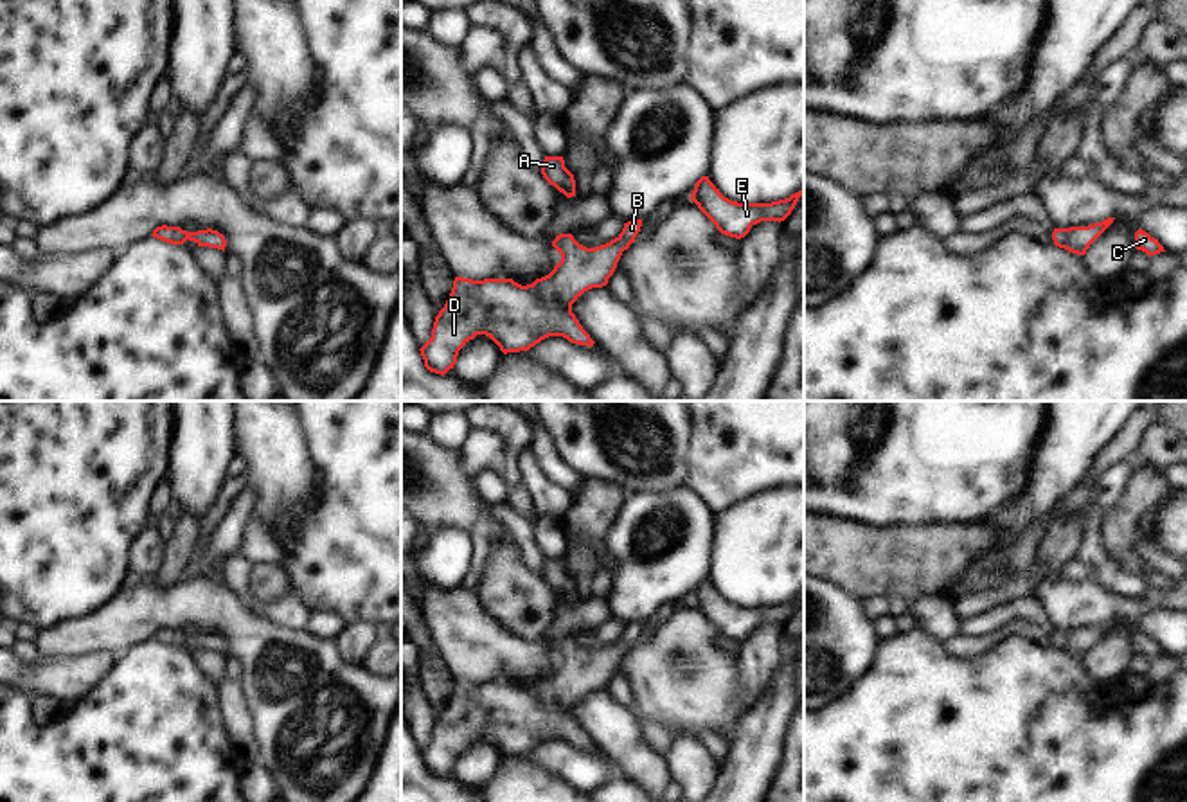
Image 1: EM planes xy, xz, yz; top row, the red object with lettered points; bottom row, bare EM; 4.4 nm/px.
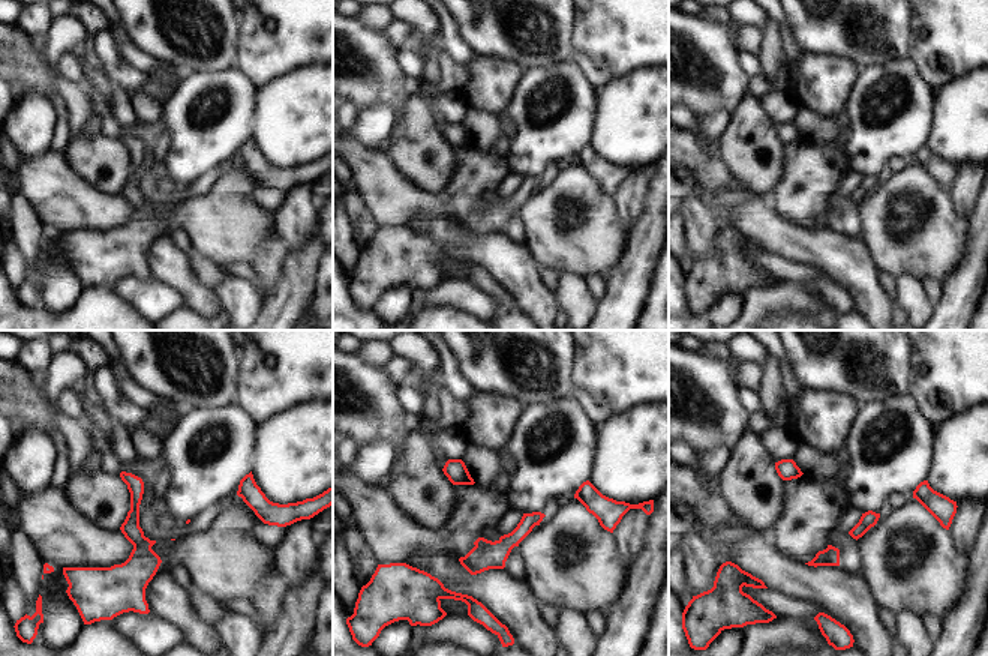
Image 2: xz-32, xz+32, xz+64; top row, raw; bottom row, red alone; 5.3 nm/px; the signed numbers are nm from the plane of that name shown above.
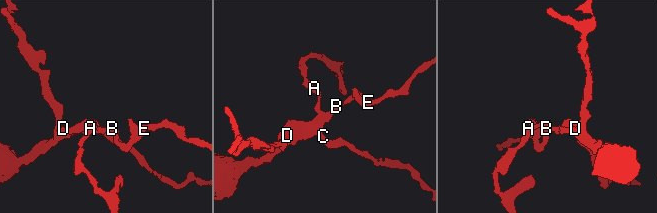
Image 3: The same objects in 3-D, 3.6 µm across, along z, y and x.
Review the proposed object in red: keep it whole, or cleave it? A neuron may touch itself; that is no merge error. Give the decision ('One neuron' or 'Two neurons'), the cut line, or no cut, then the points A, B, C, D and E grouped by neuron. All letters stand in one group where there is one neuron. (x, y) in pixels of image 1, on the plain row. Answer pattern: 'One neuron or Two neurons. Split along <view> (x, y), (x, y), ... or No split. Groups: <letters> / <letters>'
One neuron. No split. Groups: A B C D E

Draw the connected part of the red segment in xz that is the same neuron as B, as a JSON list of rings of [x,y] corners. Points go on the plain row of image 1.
[[[642,622],[624,626],[622,635],[606,647],[586,651],[572,637],[559,637],[552,649],[561,656],[554,673],[522,689],[513,682],[473,683],[455,680],[451,696],[433,725],[432,741],[419,752],[424,770],[444,779],[457,766],[459,753],[477,737],[489,739],[504,757],[529,753],[549,739],[563,739],[572,746],[592,750],[595,744],[583,732],[572,707],[588,692],[602,691],[613,678],[624,653],[635,646]]]

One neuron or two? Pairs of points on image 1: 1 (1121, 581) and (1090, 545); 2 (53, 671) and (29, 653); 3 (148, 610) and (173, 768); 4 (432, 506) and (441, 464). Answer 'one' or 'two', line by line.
1: one
2: two
3: two
4: one

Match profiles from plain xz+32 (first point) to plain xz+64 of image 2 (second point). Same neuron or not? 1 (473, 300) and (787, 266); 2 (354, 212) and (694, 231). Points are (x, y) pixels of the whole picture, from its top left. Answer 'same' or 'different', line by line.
1: different
2: same

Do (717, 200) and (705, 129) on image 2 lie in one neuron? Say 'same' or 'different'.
different

